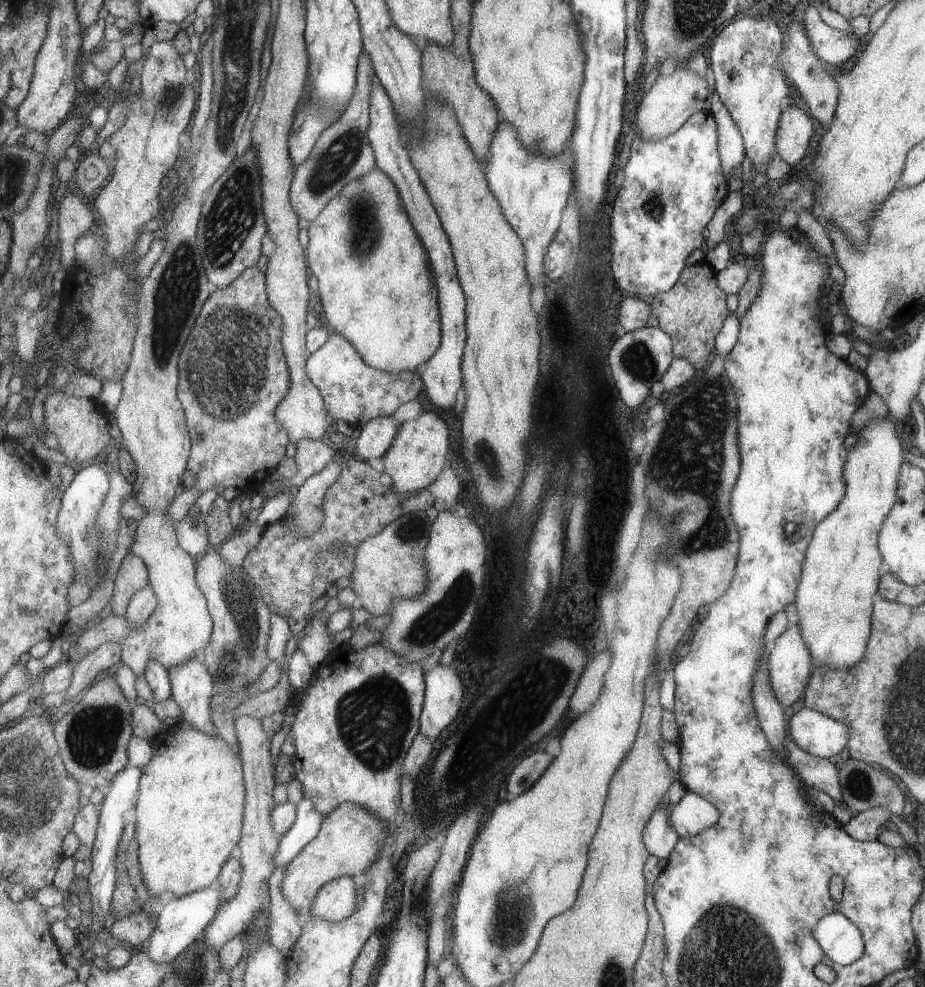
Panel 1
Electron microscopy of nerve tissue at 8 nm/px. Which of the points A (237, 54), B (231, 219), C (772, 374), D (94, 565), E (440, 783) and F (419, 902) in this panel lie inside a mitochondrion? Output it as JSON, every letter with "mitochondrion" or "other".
{"A":"mitochondrion","B":"mitochondrion","C":"other","D":"mitochondrion","E":"mitochondrion","F":"other"}

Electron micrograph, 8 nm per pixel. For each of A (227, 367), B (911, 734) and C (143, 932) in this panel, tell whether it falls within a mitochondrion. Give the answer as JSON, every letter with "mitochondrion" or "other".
{"A":"mitochondrion","B":"mitochondrion","C":"other"}

